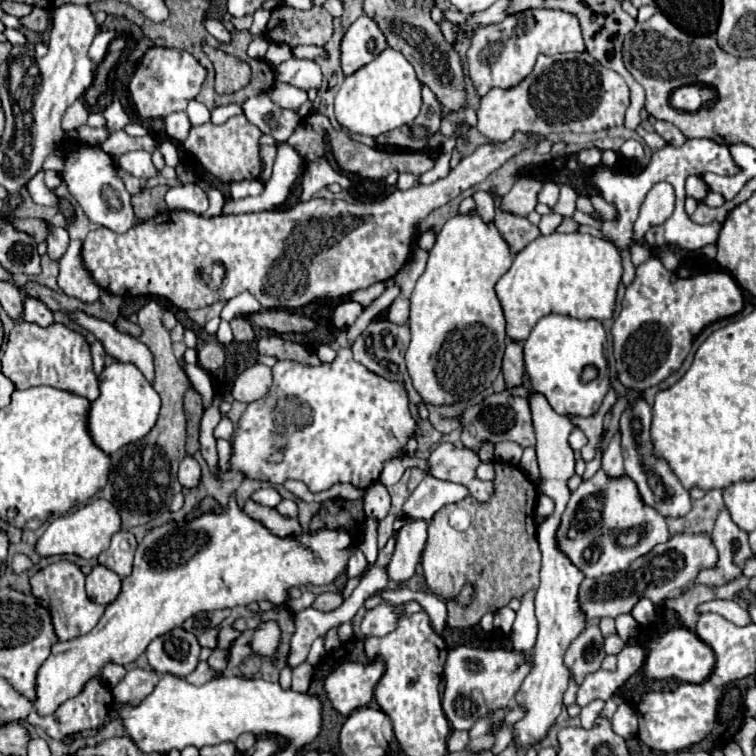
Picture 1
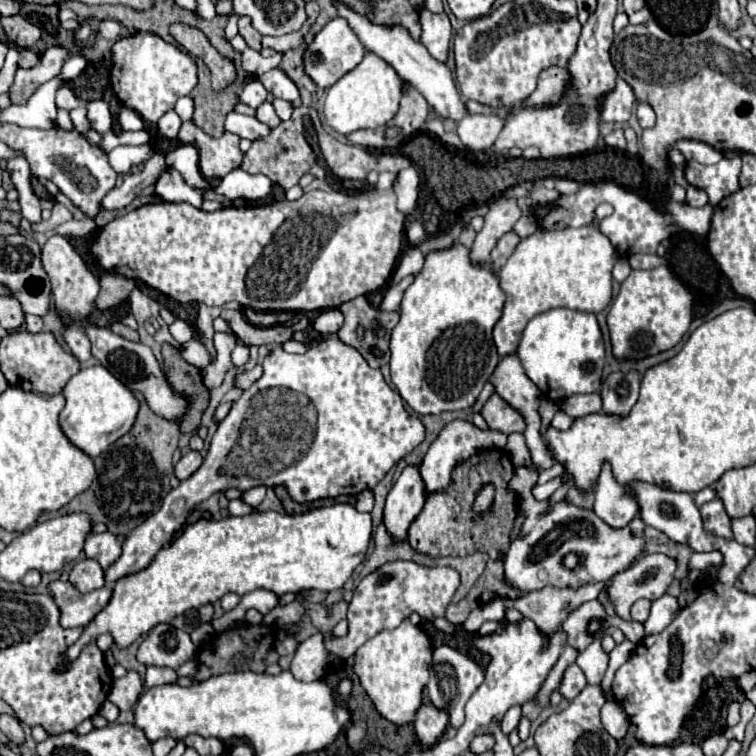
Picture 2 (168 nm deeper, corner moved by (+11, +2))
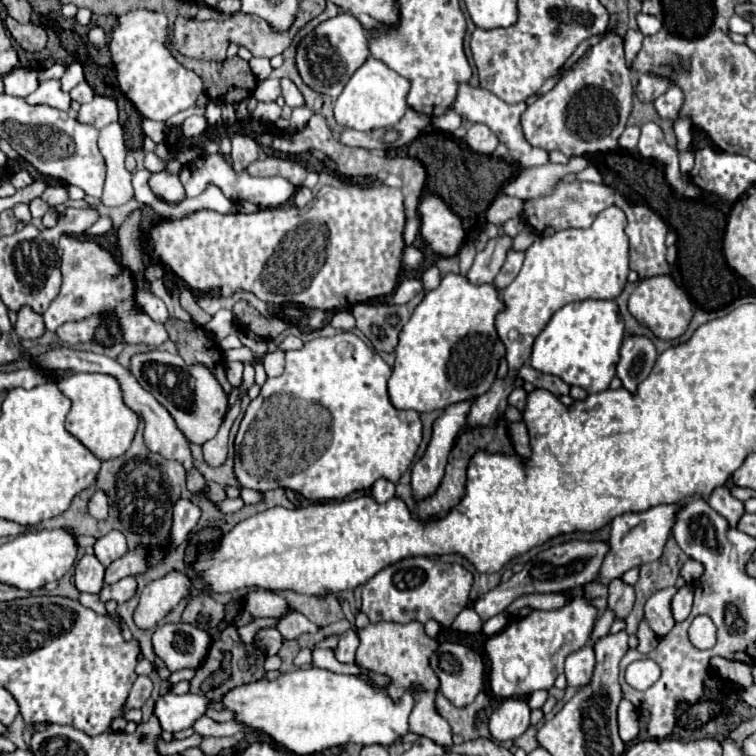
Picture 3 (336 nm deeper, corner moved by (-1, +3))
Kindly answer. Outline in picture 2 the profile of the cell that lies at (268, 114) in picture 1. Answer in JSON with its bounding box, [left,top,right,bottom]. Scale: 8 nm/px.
[240,80,266,108]

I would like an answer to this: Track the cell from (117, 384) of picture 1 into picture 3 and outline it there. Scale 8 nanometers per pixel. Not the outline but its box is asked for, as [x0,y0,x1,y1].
[58,373,138,461]

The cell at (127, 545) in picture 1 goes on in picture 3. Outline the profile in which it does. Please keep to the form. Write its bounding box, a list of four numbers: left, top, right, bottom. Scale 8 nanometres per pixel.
[94,531,128,567]

